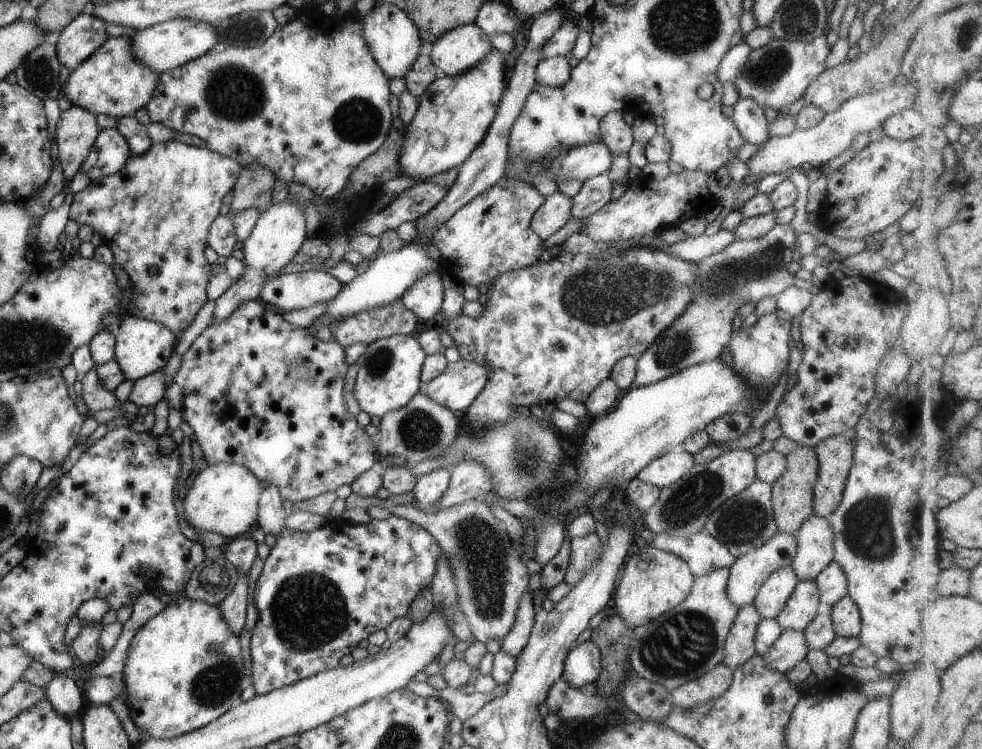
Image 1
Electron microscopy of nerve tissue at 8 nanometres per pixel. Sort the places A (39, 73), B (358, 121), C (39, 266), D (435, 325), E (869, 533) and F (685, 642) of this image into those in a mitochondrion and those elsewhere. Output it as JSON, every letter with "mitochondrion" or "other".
{"A":"mitochondrion","B":"mitochondrion","C":"other","D":"other","E":"mitochondrion","F":"mitochondrion"}

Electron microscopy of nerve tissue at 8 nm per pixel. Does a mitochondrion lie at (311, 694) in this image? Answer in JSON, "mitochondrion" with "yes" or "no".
{"mitochondrion":"no"}

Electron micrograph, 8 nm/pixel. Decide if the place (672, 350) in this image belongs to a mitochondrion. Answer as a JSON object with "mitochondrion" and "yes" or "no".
{"mitochondrion":"yes"}

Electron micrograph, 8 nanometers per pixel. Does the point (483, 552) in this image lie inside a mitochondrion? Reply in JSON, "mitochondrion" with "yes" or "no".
{"mitochondrion":"yes"}

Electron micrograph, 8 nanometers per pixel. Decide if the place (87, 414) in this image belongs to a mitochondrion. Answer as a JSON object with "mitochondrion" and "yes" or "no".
{"mitochondrion":"no"}

